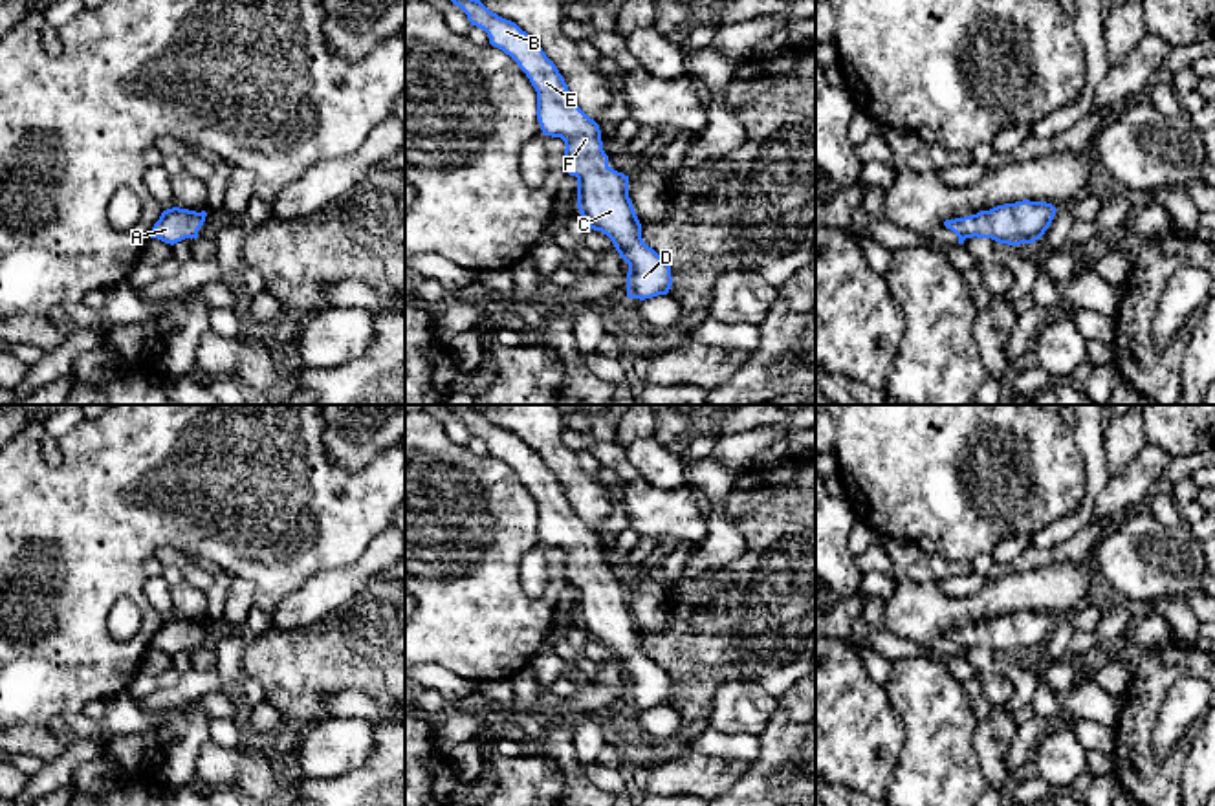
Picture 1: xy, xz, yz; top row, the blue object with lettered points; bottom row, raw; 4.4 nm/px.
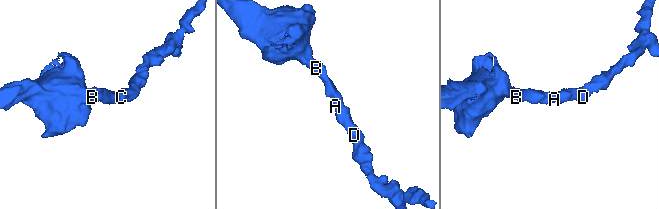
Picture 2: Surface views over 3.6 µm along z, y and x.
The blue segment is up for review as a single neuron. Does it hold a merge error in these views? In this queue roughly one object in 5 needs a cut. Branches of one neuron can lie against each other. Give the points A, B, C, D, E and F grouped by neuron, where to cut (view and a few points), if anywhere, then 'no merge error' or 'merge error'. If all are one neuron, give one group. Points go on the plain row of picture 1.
A B C D E F; no cut; no merge error

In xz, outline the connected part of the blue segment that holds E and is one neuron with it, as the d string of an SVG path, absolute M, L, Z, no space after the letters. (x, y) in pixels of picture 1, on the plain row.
M467 405L443 407L467 425L471 436L484 440L489 447L489 454L509 465L530 489L537 502L537 529L542 544L564 551L564 577L570 586L577 588L577 619L581 626L590 639L607 645L619 667L629 674L627 707L645 711L667 705L673 696L671 676L641 648L641 634L629 608L629 586L608 575L599 535L575 515L555 474L546 467L537 451L515 432L489 421L480 410Z

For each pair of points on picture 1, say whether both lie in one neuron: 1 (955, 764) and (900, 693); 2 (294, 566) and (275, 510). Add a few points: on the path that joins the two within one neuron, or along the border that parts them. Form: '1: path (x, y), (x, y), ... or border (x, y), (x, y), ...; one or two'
1: path (939, 746), (939, 731), (919, 711); one
2: path (279, 552), (277, 524); one

